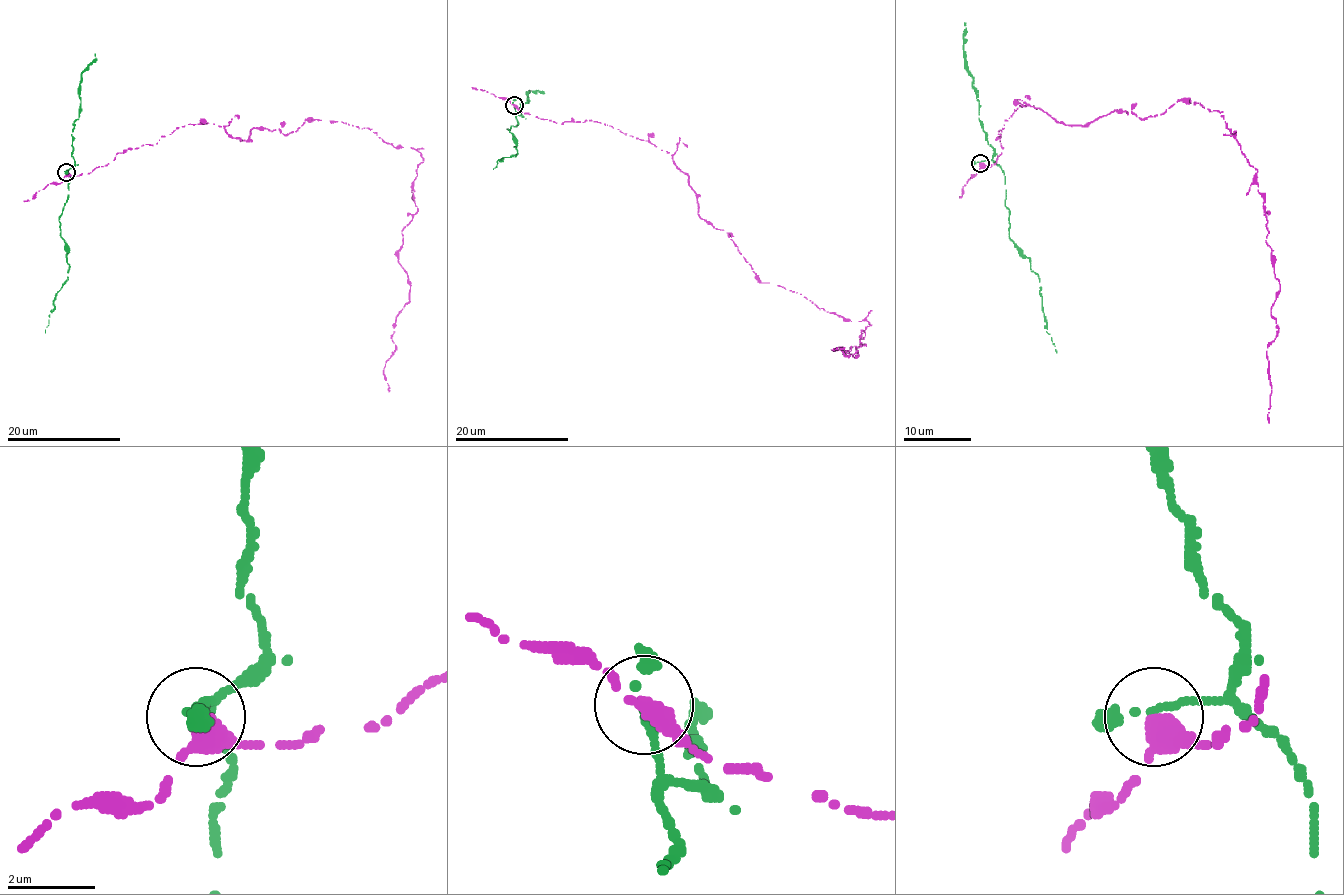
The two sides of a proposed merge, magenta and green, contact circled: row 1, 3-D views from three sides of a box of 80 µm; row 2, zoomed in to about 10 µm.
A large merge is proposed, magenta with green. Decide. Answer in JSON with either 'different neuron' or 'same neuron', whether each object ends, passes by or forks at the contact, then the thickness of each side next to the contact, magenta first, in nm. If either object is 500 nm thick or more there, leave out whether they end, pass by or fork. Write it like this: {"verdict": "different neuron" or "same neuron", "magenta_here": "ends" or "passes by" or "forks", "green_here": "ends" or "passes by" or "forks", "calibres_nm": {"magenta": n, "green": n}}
{"verdict": "different neuron", "magenta_here": "ends", "green_here": "passes by", "calibres_nm": {"magenta": 480, "green": 140}}

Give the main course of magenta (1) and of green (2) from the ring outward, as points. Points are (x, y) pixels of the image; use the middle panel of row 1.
1: (514, 105), (669, 152), (698, 215), (762, 282), (869, 322), (865, 345), (846, 352), (858, 356), (838, 349)
2: (514, 105), (518, 124), (507, 129), (517, 154), (497, 161), (497, 167), (493, 169)

